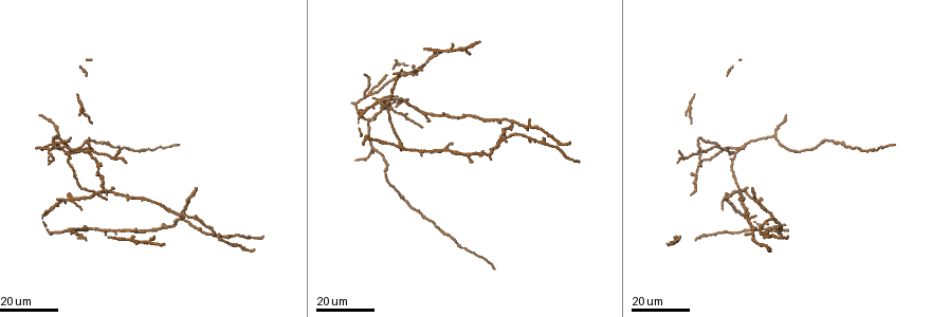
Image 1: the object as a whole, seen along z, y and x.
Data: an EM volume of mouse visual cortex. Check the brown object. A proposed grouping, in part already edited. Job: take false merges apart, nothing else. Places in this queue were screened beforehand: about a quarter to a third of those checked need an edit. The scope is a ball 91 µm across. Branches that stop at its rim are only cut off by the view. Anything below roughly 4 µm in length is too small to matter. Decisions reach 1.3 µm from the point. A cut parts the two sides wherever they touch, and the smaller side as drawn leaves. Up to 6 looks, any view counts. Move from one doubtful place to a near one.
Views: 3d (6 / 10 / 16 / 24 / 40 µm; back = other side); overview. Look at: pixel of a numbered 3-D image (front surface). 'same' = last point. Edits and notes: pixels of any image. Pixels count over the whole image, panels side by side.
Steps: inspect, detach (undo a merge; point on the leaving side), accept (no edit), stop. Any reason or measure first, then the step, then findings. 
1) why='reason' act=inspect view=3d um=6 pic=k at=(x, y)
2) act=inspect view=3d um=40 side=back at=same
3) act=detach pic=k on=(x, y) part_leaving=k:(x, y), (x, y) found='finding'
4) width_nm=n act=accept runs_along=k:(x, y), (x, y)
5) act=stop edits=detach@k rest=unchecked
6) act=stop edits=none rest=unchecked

why='three-way junction' act=inspect view=3d um=24 pic=1 at=(498, 146)

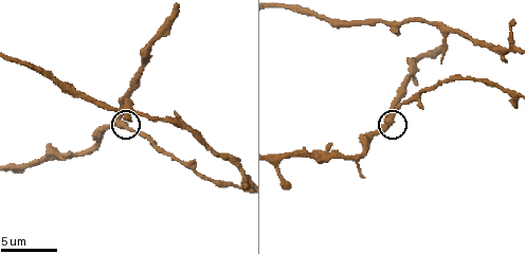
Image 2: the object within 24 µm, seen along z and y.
act=inspect view=3d um=10 pic=2 at=(384, 128)

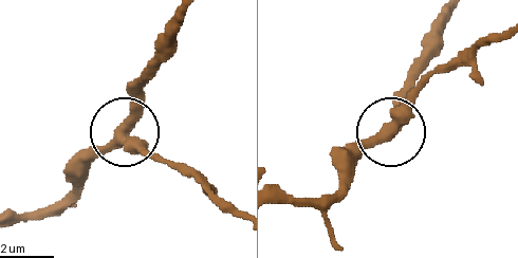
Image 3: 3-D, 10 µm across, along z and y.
act=accept found='continuous, no second neuron'

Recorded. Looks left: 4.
act=inspect view=3d um=10 pic=2 at=(503, 57)

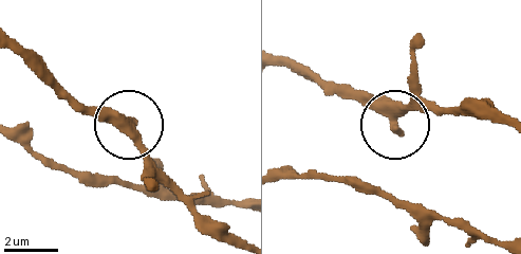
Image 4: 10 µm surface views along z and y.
act=inspect view=3d um=6 pic=4 at=(395, 124)

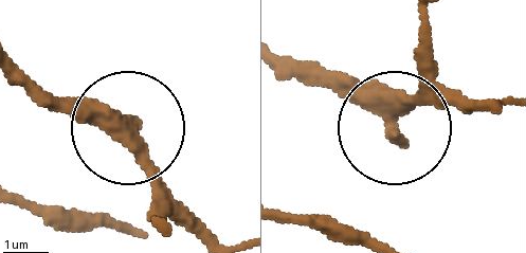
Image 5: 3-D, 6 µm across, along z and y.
width_nm=390 act=accept runs_along=5:(279, 55), (394, 120), (458, 97) found='continuous, no second neuron'

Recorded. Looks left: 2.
why='side arm on a straight run' act=inspect view=3d um=24 pic=1 at=(371, 94)

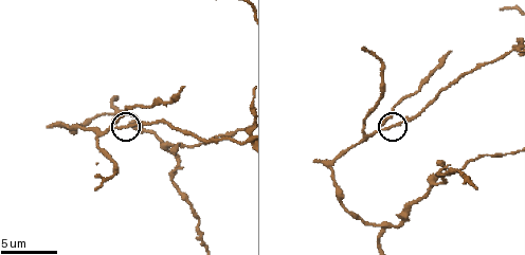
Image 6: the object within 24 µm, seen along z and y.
why='zoom in' act=inspect view=3d um=6 pic=6 at=(115, 123)

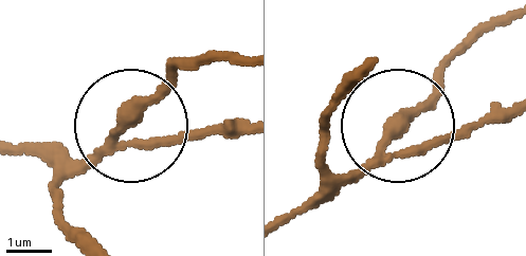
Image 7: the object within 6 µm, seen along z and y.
width_nm=250 act=accept runs_along=7:(284, 221), (319, 202), (451, 58) found='one neuron here'

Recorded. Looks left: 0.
act=stop edits=none rest=unchecked

